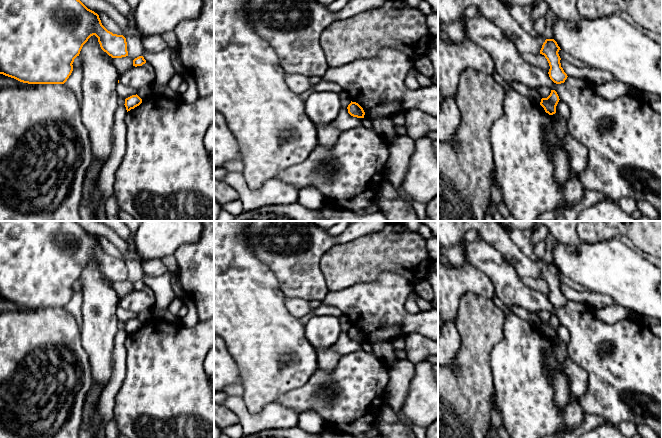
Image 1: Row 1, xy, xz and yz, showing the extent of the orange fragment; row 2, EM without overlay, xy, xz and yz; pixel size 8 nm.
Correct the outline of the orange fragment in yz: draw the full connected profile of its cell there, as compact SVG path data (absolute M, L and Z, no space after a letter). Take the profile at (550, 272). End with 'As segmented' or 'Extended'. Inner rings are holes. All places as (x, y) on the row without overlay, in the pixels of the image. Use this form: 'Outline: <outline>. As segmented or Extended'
Outline: M546 263L540 274L540 278L545 280L550 290L549 301L556 308L564 307L568 301L561 291L561 282L558 278L560 274L554 263Z. As segmented

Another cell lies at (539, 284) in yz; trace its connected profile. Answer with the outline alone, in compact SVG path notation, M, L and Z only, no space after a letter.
M526 276L521 278L521 280L527 287L549 296L550 290L544 279Z

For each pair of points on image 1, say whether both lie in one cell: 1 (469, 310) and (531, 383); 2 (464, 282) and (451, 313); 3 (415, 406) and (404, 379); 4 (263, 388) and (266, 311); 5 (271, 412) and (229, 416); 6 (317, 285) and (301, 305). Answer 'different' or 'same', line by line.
1: different
2: same
3: different
4: same
5: different
6: different

